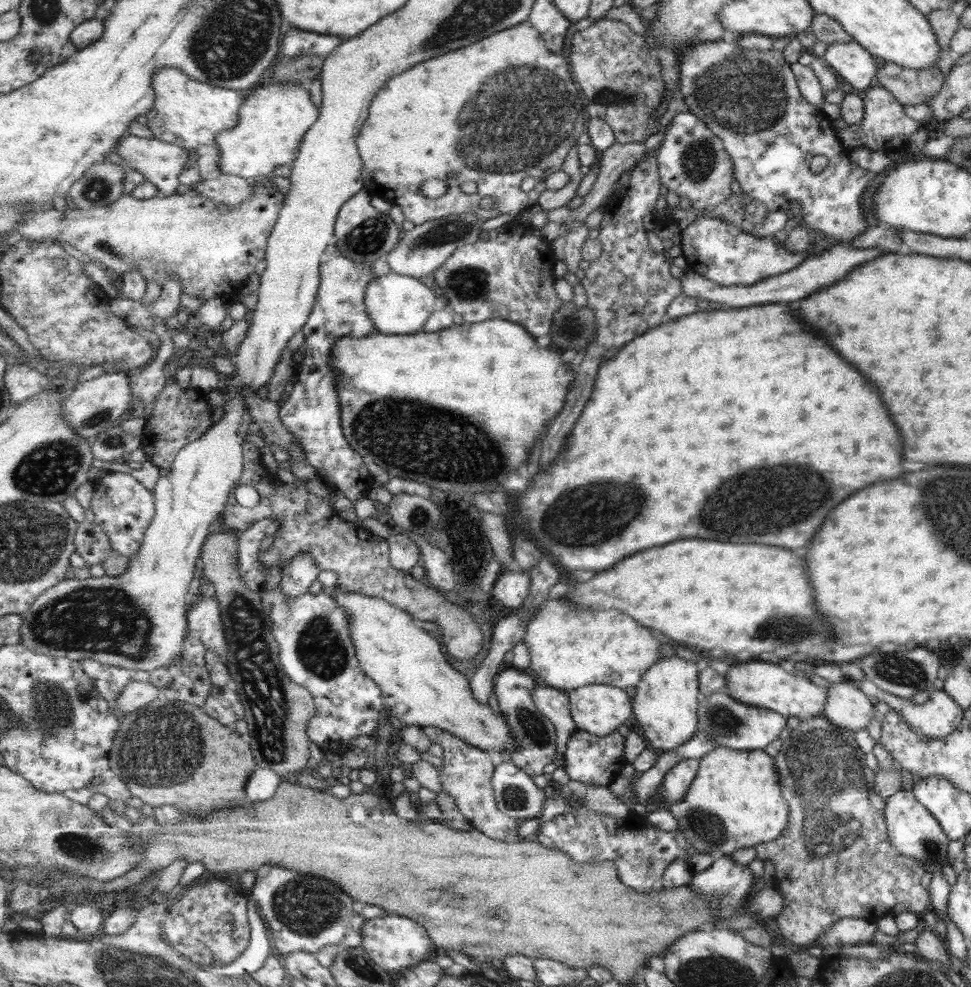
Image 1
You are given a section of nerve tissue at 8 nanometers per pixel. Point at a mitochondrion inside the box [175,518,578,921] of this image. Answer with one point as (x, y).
(261, 683)

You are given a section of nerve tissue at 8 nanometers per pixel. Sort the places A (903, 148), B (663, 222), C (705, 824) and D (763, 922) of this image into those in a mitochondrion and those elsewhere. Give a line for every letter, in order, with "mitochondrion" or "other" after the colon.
A: other
B: other
C: mitochondrion
D: other

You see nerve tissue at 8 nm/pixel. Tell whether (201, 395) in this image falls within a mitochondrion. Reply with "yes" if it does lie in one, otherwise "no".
no

